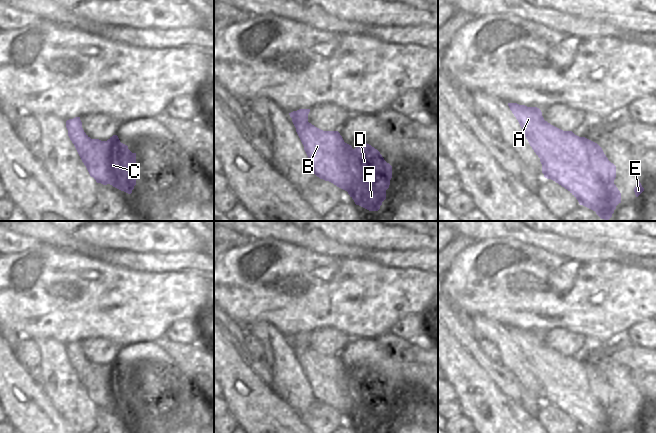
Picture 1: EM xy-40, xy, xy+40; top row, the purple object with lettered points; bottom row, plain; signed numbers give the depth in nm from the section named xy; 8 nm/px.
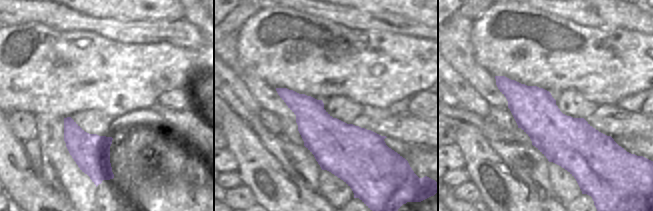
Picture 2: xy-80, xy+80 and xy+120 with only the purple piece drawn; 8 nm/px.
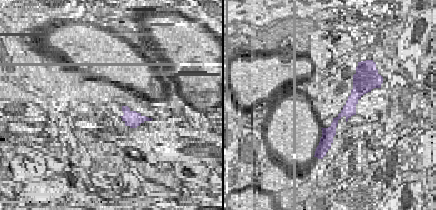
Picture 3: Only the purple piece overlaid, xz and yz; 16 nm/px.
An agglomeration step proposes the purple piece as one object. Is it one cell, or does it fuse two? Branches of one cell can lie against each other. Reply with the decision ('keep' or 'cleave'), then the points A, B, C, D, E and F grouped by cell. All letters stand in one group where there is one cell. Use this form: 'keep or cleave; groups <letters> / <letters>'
keep; groups A B C D E F

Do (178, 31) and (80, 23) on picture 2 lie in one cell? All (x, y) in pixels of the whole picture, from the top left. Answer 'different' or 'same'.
same

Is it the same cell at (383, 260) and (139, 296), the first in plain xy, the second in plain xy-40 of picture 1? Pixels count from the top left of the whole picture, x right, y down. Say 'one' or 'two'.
two

